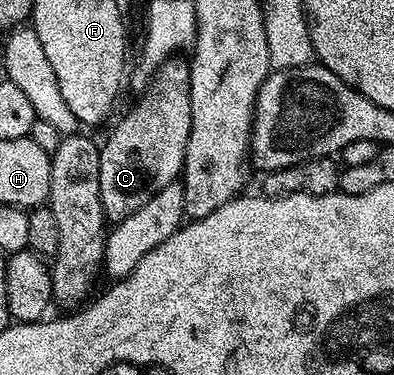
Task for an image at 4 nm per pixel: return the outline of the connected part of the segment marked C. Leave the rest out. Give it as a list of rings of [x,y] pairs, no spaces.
[[[175,56],[157,70],[154,90],[146,93],[134,109],[124,114],[106,142],[101,142],[100,203],[107,222],[117,223],[132,215],[152,195],[175,184],[182,176],[188,135],[192,131],[190,102],[190,63],[185,56]]]

